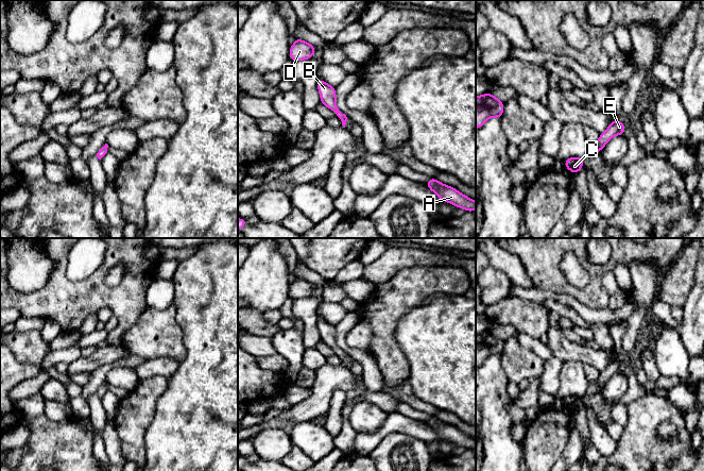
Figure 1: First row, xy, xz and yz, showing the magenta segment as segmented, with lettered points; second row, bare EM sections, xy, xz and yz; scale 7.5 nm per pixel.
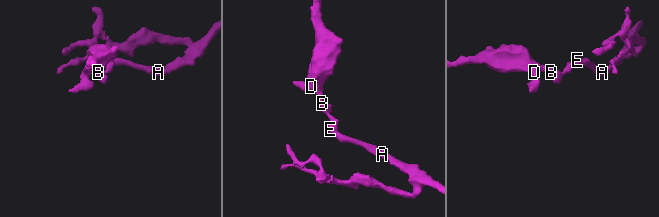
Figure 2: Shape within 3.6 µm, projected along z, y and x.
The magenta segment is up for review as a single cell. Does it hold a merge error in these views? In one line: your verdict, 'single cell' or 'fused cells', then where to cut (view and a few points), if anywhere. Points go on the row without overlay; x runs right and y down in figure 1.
single cell; no cut

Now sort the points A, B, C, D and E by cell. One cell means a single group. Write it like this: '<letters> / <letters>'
A B C D E

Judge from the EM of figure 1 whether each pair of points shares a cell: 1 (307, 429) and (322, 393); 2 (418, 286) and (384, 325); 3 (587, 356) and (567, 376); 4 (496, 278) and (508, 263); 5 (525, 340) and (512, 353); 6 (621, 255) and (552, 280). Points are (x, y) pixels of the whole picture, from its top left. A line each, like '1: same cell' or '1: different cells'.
1: different cells
2: same cell
3: different cells
4: different cells
5: different cells
6: same cell

